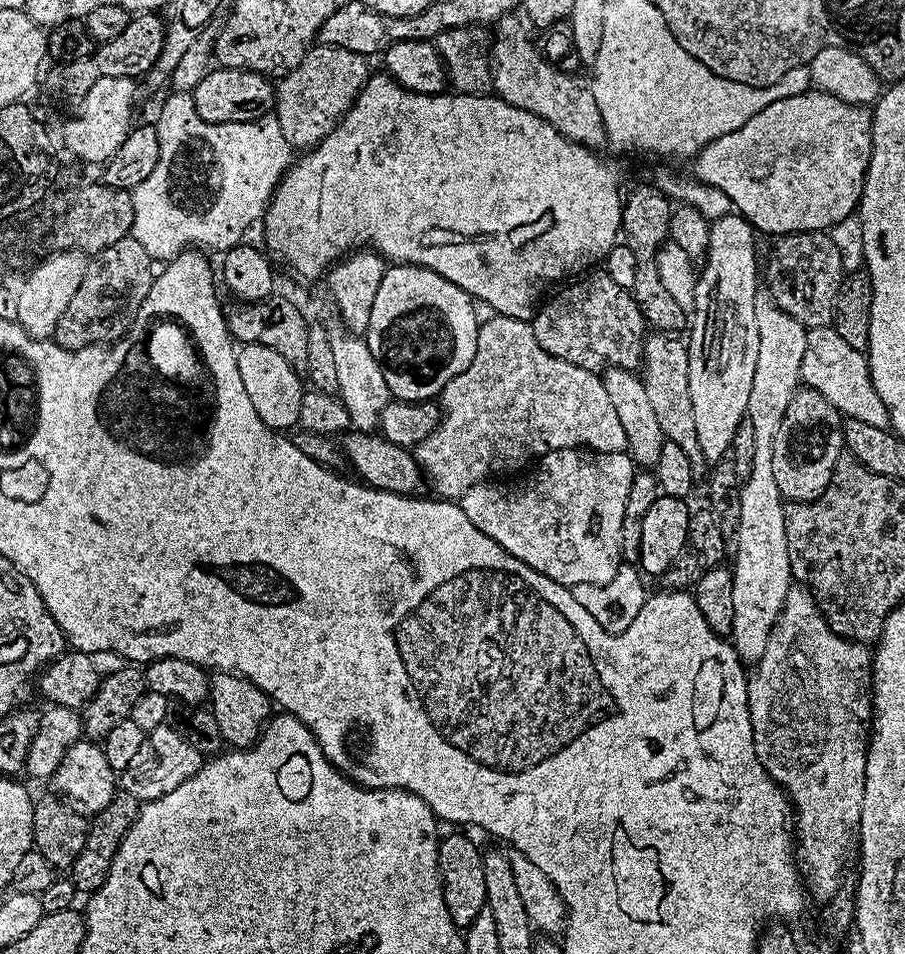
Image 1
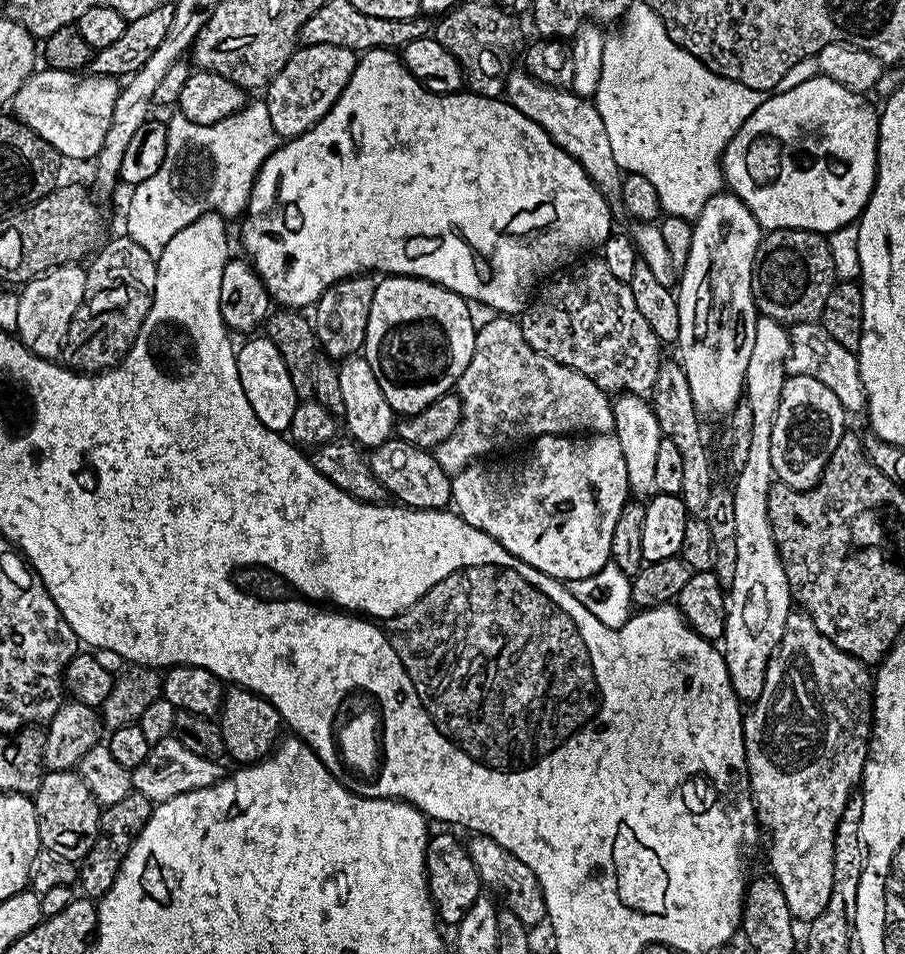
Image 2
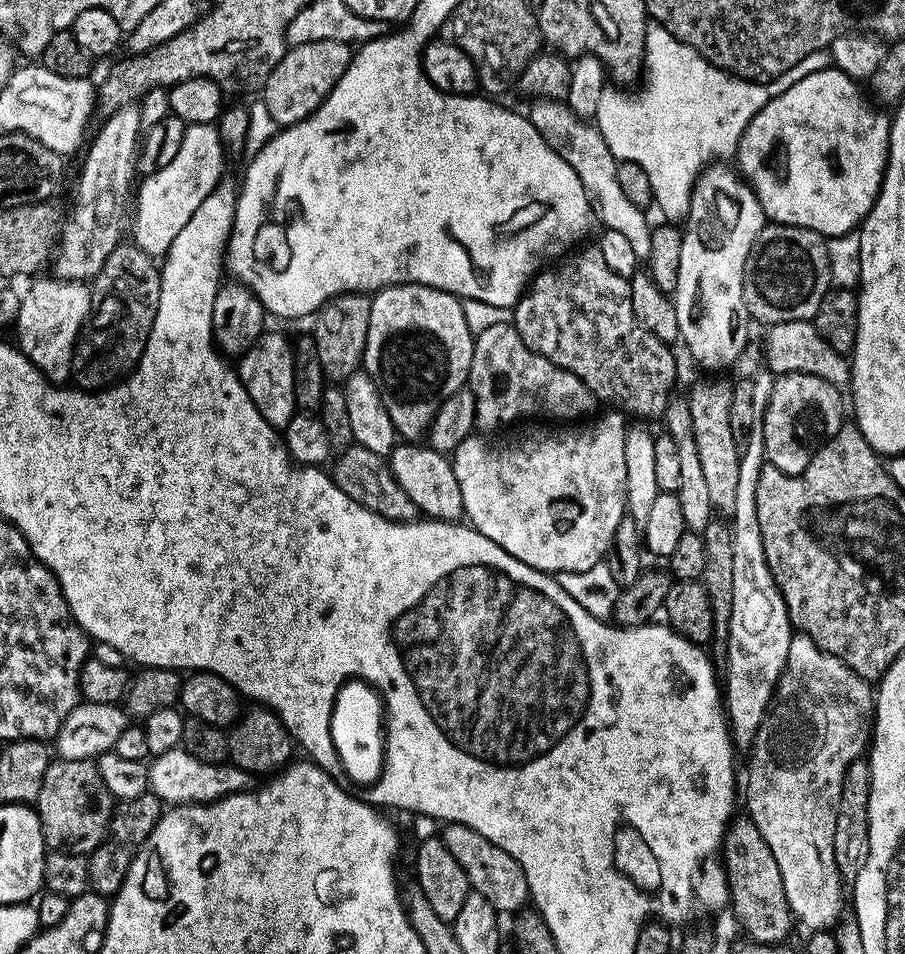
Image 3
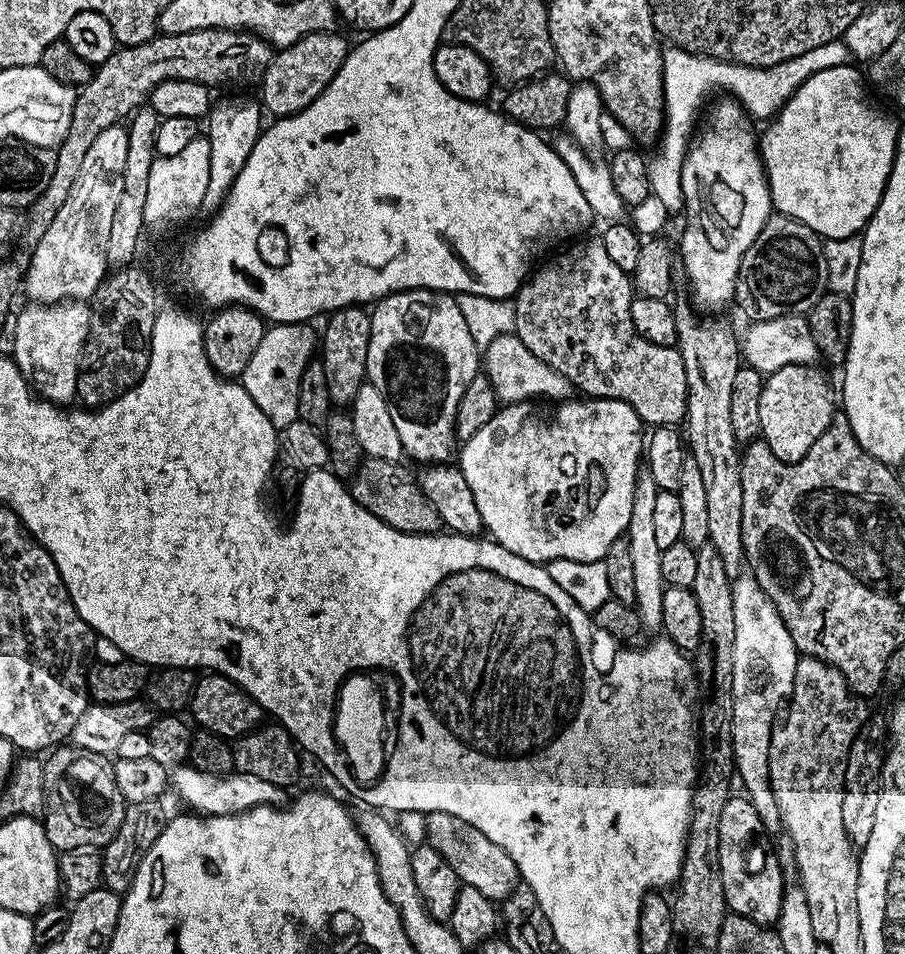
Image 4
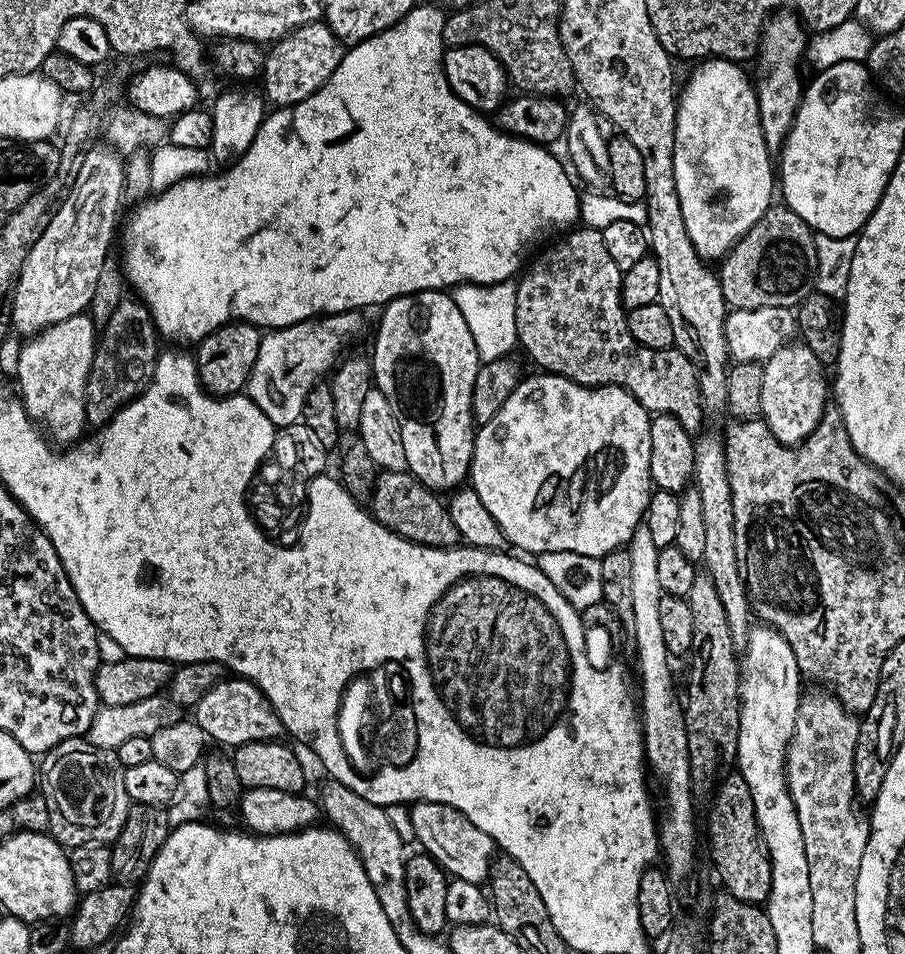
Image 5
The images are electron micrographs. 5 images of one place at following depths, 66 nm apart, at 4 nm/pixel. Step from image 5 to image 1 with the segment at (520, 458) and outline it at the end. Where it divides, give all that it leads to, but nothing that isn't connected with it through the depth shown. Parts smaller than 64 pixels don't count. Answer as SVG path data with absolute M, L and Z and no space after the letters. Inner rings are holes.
M563 448L539 457L536 473L525 484L509 490L504 484L481 482L459 497L460 508L484 536L489 536L514 558L535 572L550 577L556 584L605 584L614 578L620 559L620 531L626 510L626 494L634 475L634 461L627 451L593 452Z

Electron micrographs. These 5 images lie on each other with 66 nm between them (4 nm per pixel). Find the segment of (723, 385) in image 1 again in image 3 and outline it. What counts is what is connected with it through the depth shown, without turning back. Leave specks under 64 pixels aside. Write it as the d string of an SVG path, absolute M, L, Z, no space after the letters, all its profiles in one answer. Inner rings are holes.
M723 163L705 168L692 188L692 201L682 228L682 258L678 258L678 286L674 293L680 340L688 343L693 358L704 368L724 368L734 363L748 344L750 317L744 301L744 267L766 223L762 206L748 181L735 167L723 168L720 164Z

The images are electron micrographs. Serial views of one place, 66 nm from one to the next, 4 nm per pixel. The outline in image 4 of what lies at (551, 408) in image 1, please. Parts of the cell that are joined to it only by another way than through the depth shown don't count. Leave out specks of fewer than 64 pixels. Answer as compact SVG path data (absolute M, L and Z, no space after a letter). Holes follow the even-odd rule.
M514 334L499 336L494 338L482 352L482 372L492 383L492 388L496 392L497 401L501 405L523 404L535 401L535 396L545 396L551 402L560 402L573 395L572 384L565 376L558 374L542 358L534 358L526 346Z

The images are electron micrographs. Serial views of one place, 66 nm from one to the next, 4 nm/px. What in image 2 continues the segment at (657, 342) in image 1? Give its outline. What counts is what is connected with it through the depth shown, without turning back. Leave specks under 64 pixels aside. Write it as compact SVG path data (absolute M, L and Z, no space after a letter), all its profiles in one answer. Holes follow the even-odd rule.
M665 359L658 370L658 382L654 382L654 390L650 403L658 418L661 437L674 446L682 457L682 490L678 494L687 506L689 513L703 513L706 502L710 499L710 490L714 483L712 477L712 460L708 457L708 448L704 445L704 432L700 429L702 417L694 406L694 398L690 394L690 382L686 382L683 364L675 359Z

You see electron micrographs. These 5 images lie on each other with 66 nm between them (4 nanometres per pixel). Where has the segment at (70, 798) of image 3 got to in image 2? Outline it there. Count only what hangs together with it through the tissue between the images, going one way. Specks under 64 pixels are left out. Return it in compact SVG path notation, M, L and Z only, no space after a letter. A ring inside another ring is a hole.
M47 771L42 786L33 797L35 820L38 822L38 836L41 848L61 855L70 861L79 860L93 848L97 830L100 829L101 805L93 799L89 788L77 771Z

